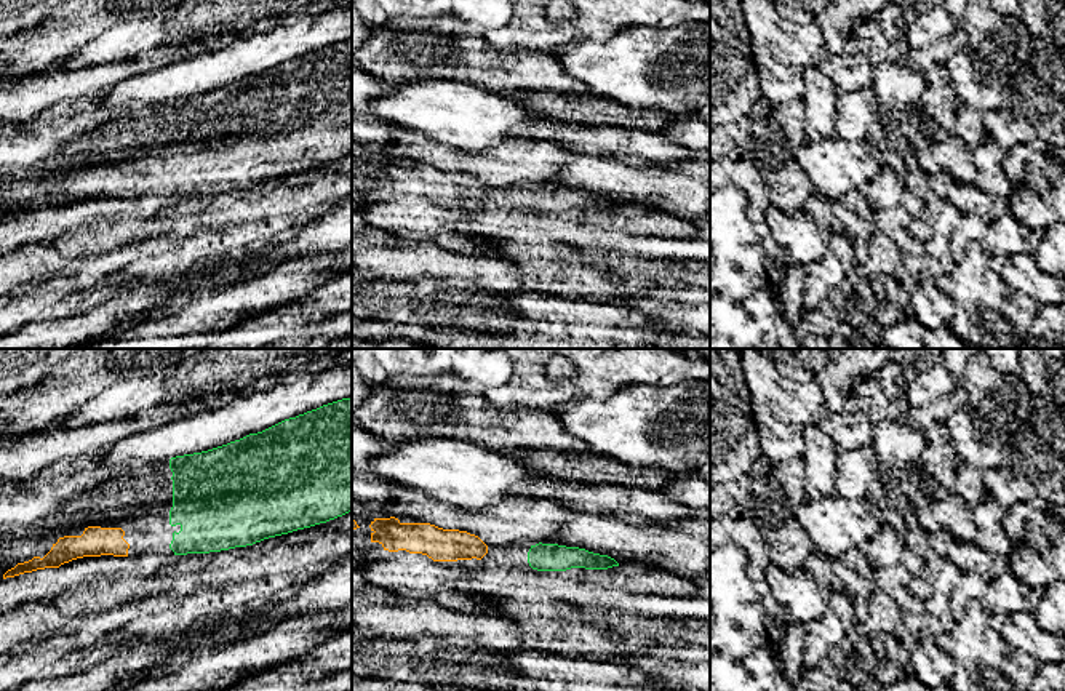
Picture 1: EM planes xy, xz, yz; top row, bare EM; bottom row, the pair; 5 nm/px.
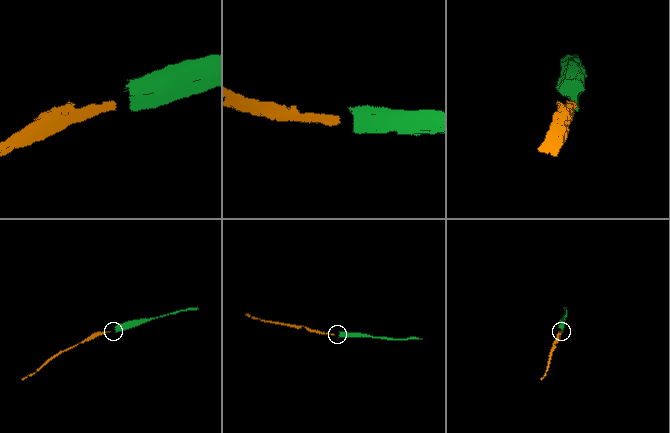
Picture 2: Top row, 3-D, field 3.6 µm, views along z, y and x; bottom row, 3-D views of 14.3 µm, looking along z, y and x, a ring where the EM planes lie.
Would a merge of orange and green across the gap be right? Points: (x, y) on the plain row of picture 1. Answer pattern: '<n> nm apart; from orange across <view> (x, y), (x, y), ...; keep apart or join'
200 nm apart; from orange across xy (128, 186), (170, 186); join

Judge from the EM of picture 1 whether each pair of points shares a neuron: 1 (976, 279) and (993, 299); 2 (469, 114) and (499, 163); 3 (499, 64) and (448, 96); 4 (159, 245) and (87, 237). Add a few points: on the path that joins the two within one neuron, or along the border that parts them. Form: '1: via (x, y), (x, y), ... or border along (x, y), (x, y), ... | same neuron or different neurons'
1: via (977, 283), (989, 295) | same neuron
2: border along (526, 138), (517, 138), (485, 149), (453, 147) | different neurons
3: border along (432, 79), (464, 80), (504, 95) | different neurons
4: border along (139, 239), (98, 255) | different neurons

